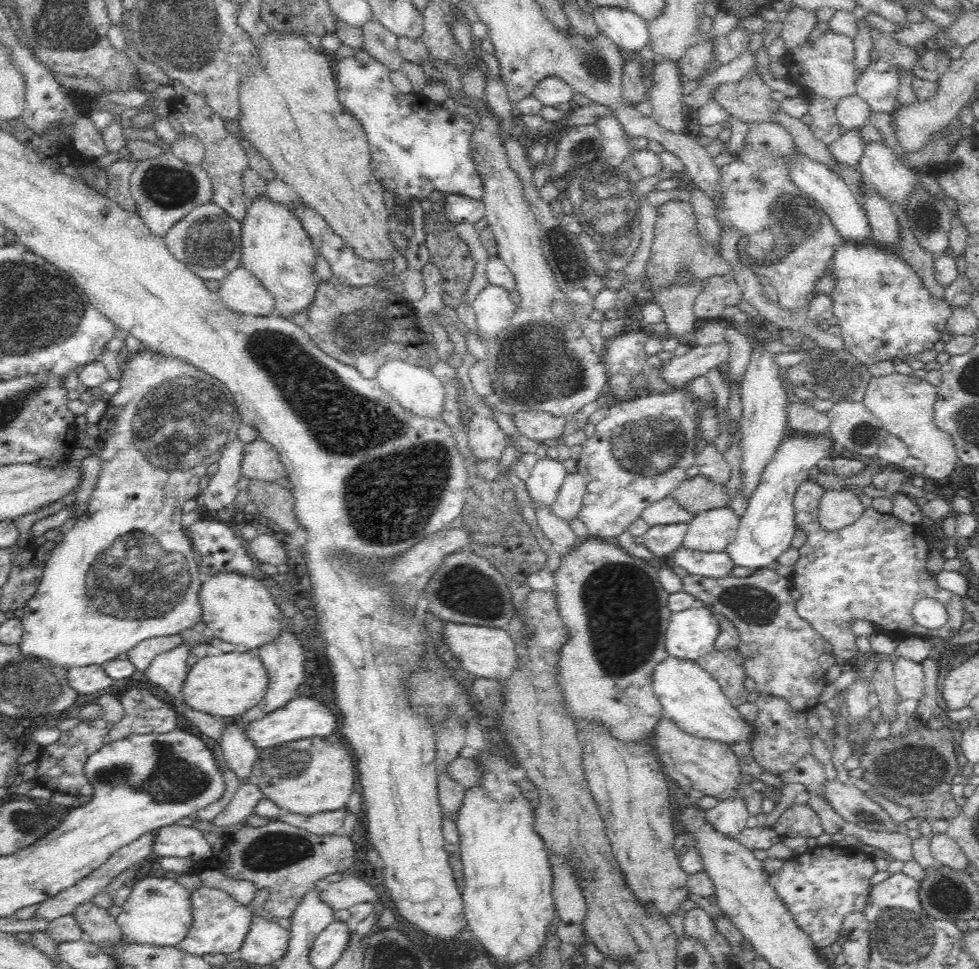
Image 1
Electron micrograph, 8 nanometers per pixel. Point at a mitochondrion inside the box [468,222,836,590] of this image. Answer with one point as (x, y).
(538, 363)

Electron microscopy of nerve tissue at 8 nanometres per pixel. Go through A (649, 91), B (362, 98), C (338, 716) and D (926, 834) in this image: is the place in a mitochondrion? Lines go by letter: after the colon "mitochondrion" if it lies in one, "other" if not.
A: other
B: mitochondrion
C: other
D: other

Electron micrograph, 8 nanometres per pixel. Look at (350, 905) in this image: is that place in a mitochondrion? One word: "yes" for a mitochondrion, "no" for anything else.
no

